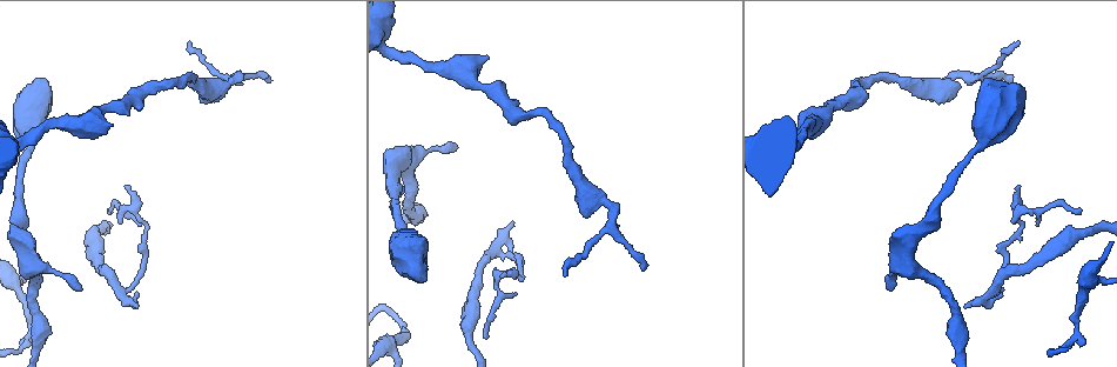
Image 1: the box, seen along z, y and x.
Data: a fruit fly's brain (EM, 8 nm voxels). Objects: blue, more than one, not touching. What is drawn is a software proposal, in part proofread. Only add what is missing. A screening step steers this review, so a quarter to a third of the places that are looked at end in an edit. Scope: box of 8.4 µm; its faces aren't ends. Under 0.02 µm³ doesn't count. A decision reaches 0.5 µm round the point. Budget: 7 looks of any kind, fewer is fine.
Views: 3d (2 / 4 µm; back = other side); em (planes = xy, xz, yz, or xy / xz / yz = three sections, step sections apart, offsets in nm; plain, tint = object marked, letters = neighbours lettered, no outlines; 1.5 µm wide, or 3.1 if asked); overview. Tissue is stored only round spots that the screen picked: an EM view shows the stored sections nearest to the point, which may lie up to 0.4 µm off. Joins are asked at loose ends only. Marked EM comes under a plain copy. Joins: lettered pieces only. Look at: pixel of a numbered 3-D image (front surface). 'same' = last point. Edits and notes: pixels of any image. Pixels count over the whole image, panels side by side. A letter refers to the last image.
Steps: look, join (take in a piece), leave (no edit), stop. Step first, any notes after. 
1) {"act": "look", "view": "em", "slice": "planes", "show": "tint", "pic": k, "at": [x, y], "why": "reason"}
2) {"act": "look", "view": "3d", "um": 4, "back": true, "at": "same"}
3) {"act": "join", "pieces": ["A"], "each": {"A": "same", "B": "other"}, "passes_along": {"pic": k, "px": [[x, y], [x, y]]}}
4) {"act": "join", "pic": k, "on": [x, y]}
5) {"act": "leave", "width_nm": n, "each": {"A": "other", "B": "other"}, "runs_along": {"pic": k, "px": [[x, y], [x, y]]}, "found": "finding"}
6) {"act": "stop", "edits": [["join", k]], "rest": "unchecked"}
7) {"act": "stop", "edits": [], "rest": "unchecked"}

{"act": "look", "view": "em", "slice": "planes", "show": "tint", "pic": 1, "at": [500, 274], "why": "free end"}

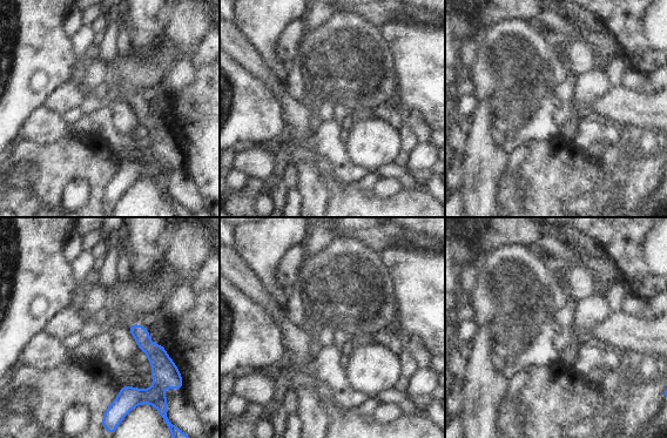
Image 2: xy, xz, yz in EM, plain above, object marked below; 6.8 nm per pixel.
{"act": "look", "view": "em", "slice": "planes", "show": "letters", "at": "same"}

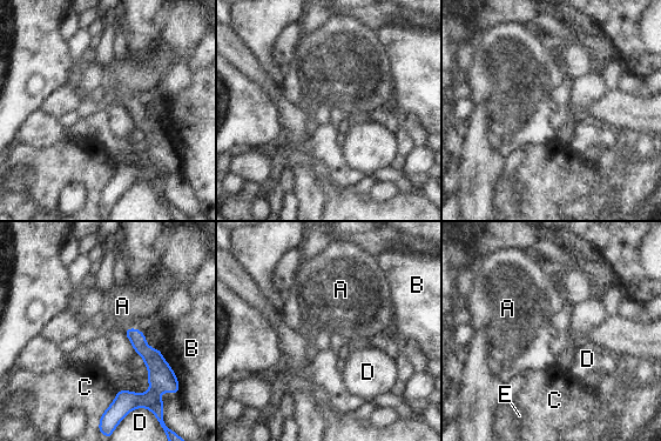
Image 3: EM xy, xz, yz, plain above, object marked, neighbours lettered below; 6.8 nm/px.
{"act": "leave", "longest_contact_nm": ["B", 340], "each": {"A": "other", "B": "other", "C": "other", "D": "other", "E": "other"}, "found": "no lettered piece goes on from it"}

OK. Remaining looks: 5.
{"act": "look", "view": "3d", "um": 4, "pic": 1, "at": [565, 277], "why": "an open end"}

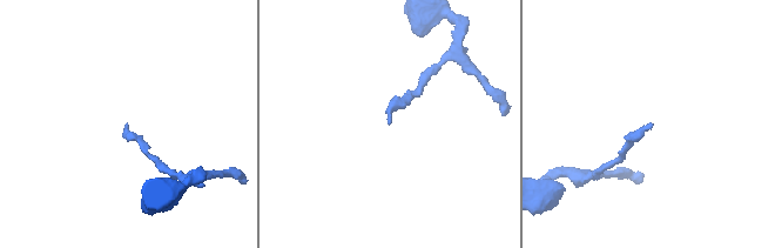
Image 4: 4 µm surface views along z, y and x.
{"act": "look", "view": "em", "slice": "xy", "step": 8, "show": "tint", "pic": 4, "at": [653, 124], "why": "shape alone is not enough"}

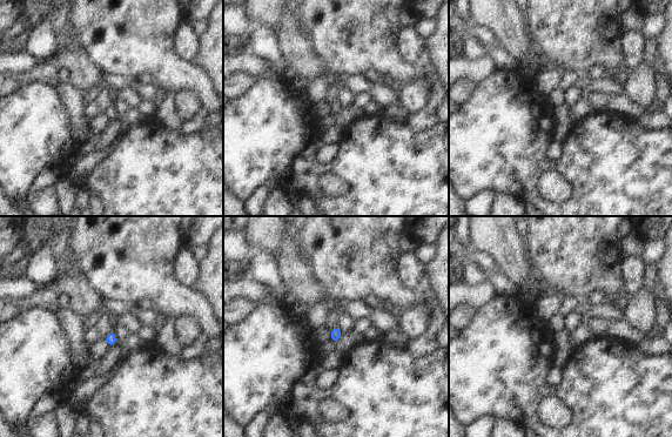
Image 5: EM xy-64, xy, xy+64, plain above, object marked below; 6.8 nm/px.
{"act": "look", "view": "em", "slice": "xz", "step": 4, "show": "letters", "at": "same"}

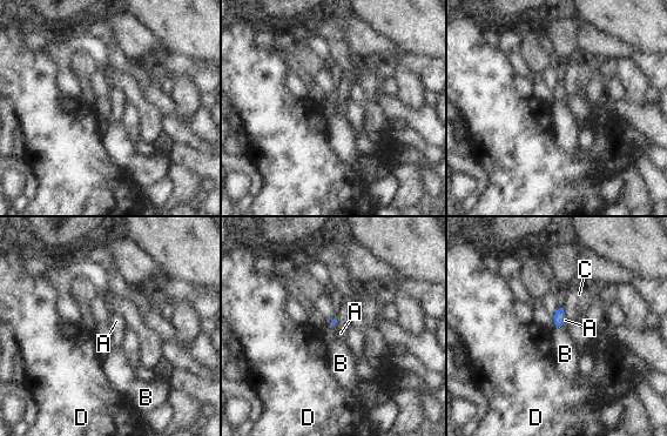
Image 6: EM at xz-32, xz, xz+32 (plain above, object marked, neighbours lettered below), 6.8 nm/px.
{"act": "leave", "each": {"A": "other", "B": "other", "C": "other", "D": "other"}, "border": {"pic": 6, "px": [[563, 326], [554, 328]]}, "found": "no lettered piece goes on from it"}

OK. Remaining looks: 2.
{"act": "stop", "edits": [], "rest": "unchecked"}

